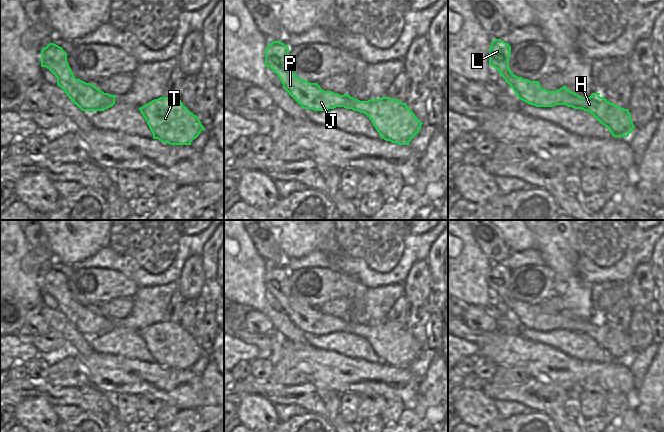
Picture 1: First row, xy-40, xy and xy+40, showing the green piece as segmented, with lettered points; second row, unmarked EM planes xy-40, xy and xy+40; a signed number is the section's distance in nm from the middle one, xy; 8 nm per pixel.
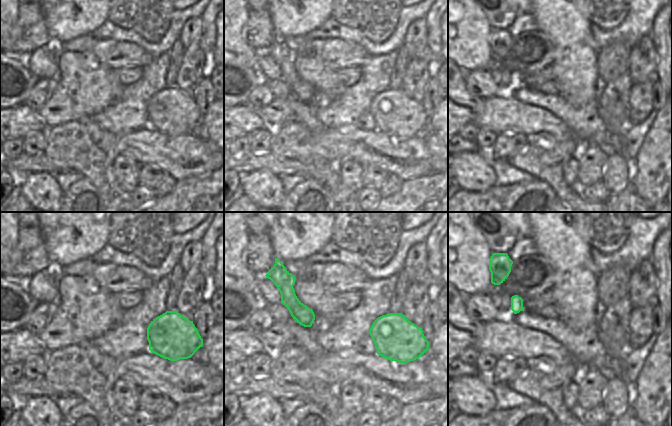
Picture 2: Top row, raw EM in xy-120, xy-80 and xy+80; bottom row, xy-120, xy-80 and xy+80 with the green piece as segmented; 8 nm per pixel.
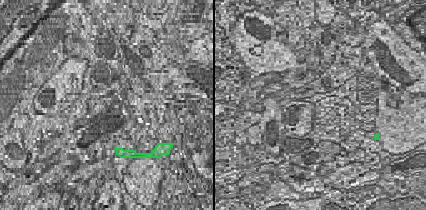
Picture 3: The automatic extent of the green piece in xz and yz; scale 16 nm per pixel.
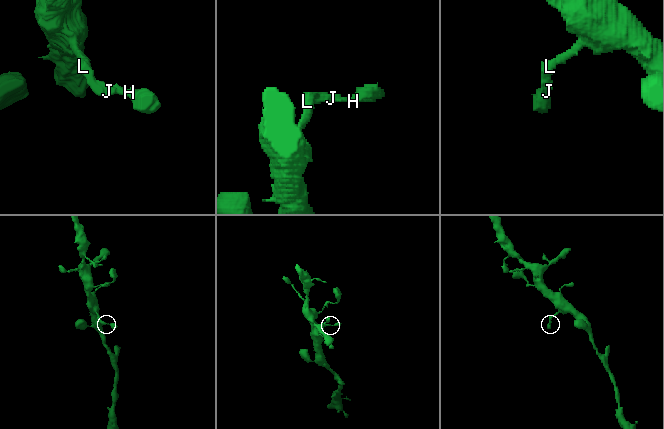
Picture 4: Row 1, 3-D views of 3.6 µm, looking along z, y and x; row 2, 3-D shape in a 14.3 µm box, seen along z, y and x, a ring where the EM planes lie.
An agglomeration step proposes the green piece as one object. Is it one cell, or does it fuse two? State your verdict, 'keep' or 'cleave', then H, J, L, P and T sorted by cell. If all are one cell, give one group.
keep | H J L P T

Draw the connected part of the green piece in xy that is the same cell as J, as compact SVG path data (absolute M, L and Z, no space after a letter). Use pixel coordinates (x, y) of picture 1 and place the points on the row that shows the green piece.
M273 41L265 48L265 67L277 74L285 91L303 108L326 111L336 107L364 113L372 122L381 139L398 145L409 142L421 130L422 122L413 111L398 99L382 97L360 101L348 94L324 91L317 83L300 79L289 64L289 47Z

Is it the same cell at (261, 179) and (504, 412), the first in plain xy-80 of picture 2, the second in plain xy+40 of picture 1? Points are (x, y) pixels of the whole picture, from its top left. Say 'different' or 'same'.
different

